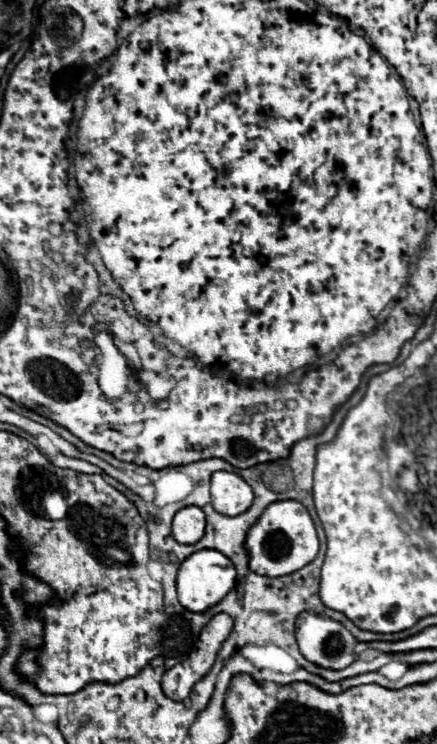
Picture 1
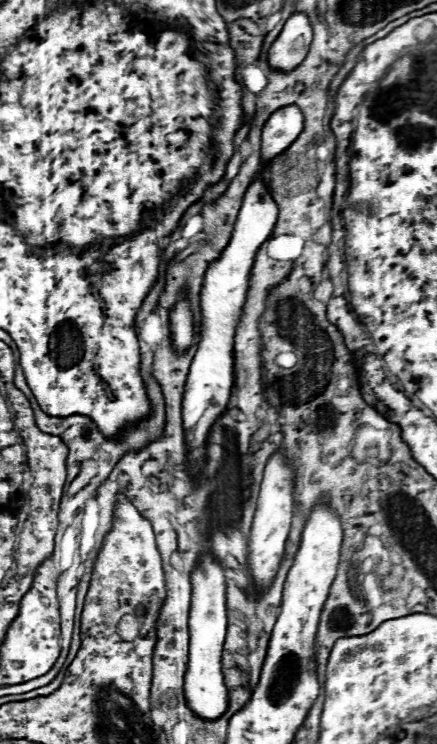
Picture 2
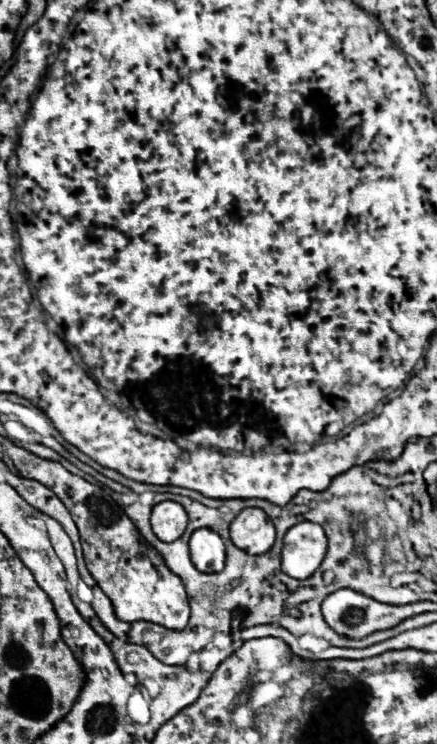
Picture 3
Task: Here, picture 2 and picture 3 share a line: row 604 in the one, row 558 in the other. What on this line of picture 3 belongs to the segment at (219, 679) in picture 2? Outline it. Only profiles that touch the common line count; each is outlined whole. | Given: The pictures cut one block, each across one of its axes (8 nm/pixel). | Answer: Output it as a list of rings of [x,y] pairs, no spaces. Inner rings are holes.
[[[210,528],[196,530],[190,536],[190,558],[200,572],[220,572],[226,560],[222,538]]]

